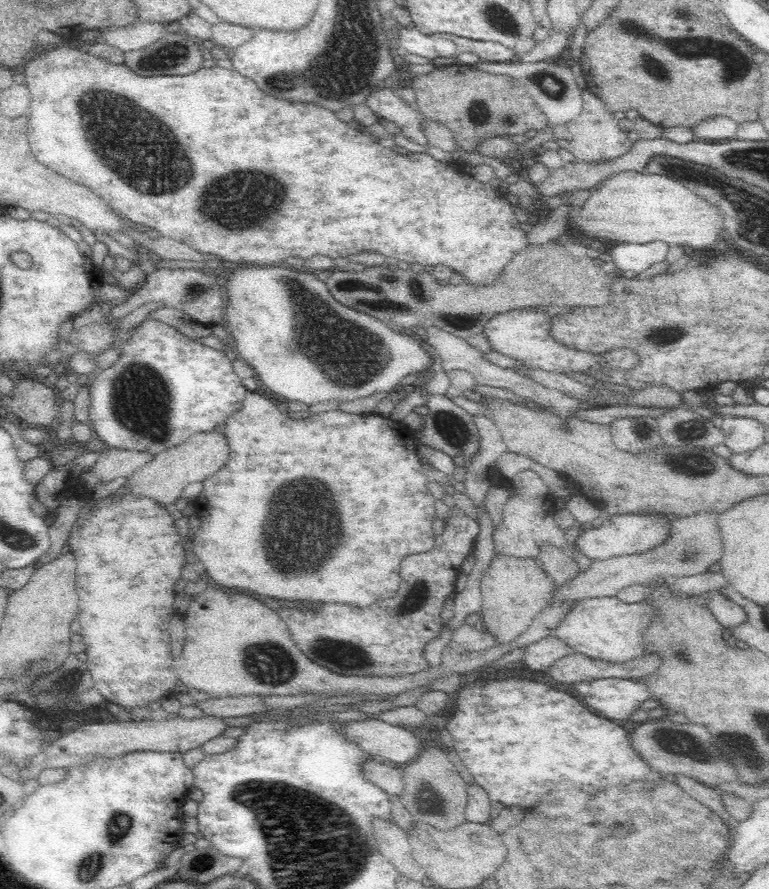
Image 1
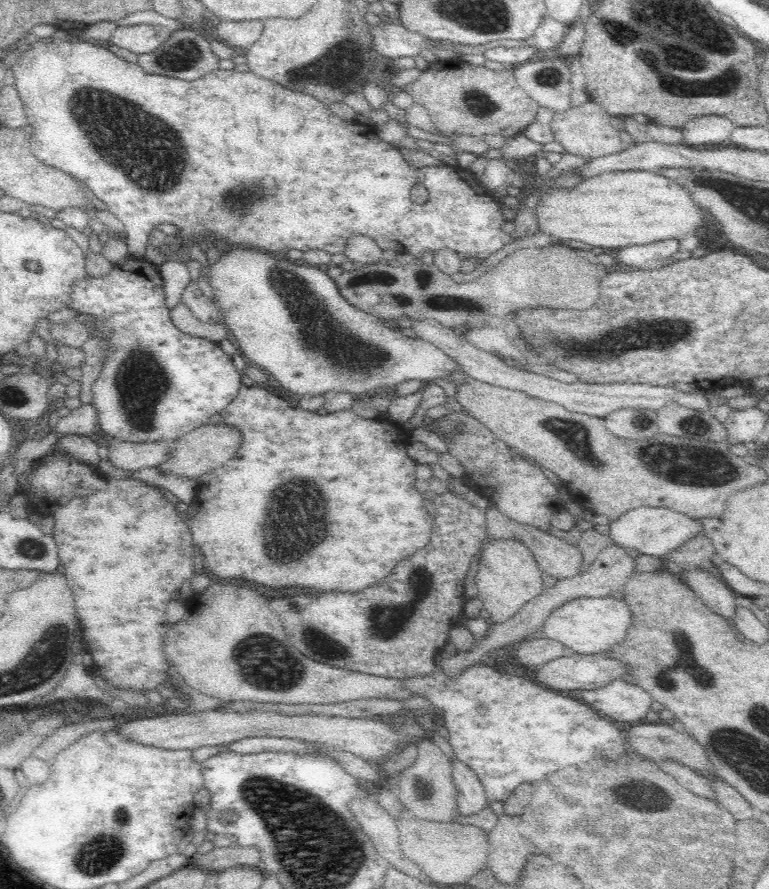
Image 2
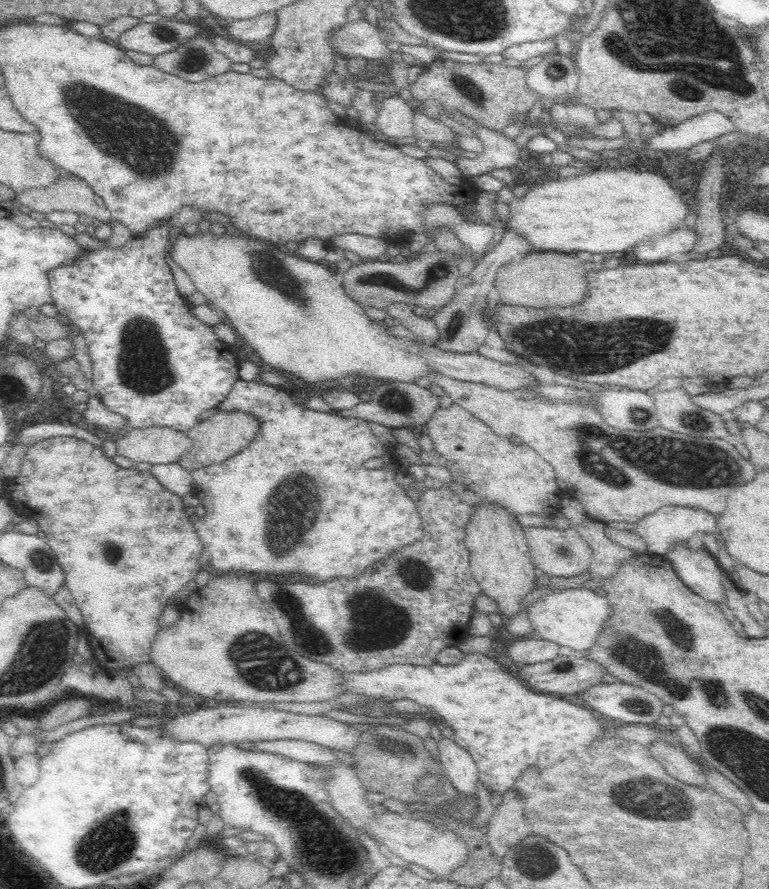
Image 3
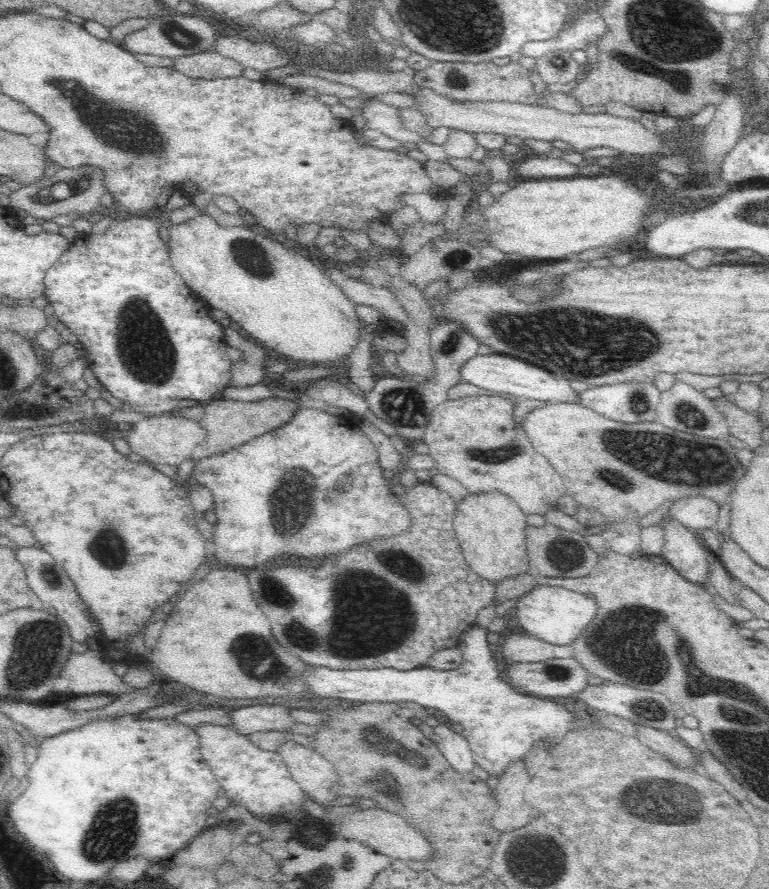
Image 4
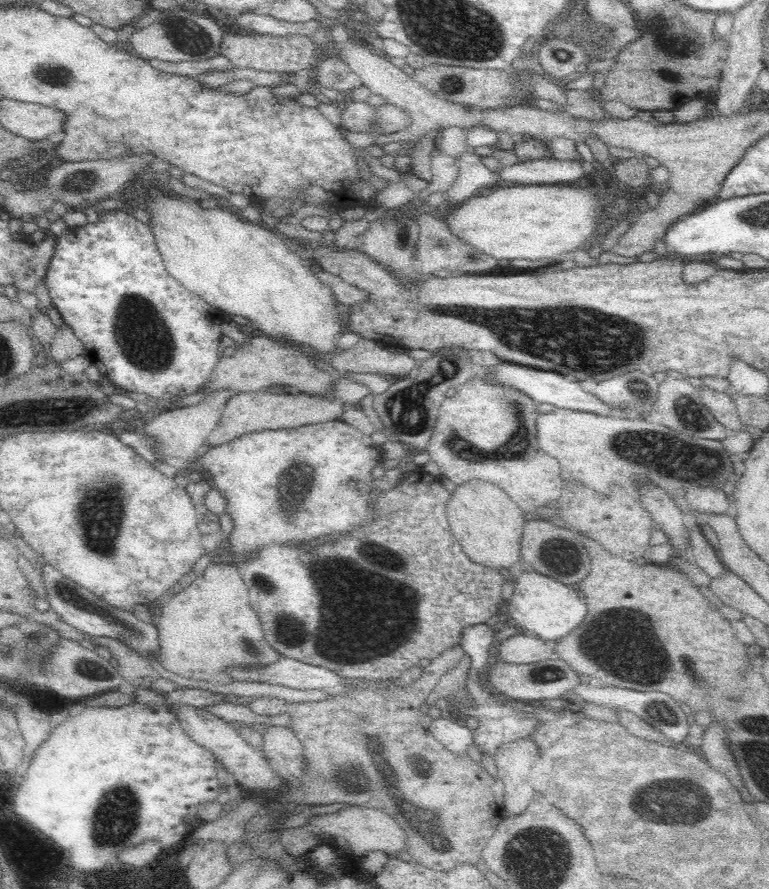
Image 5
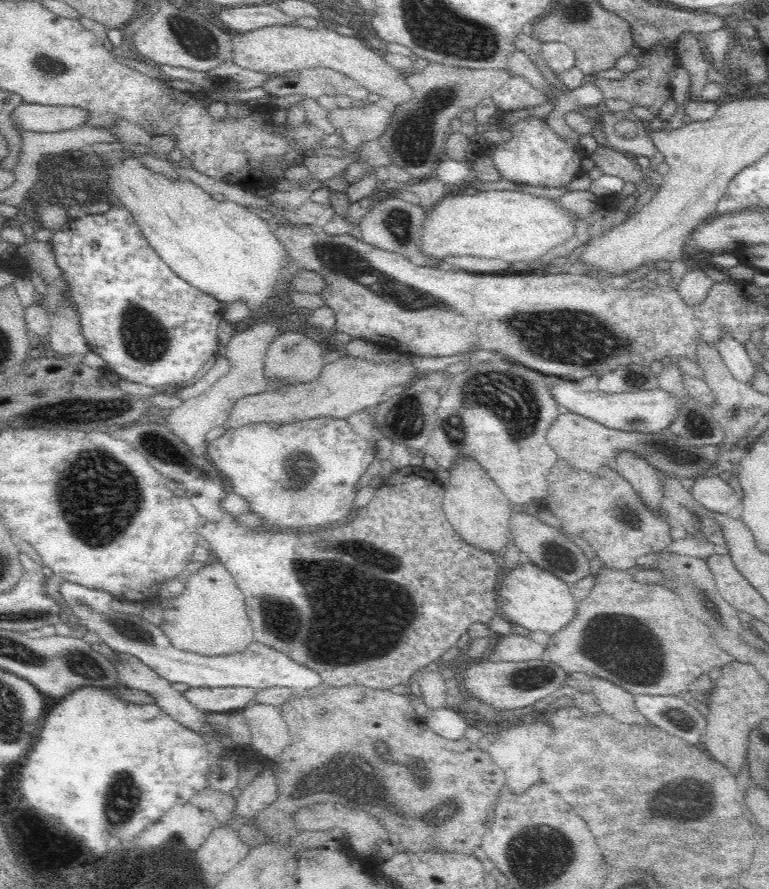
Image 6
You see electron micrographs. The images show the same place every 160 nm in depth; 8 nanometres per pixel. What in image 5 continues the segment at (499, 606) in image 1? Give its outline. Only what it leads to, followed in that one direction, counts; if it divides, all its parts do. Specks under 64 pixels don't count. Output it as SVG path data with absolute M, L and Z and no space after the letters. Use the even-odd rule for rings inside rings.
M479 480L456 486L448 502L448 520L454 536L472 562L495 570L524 566L521 538L526 518L523 510L500 487Z

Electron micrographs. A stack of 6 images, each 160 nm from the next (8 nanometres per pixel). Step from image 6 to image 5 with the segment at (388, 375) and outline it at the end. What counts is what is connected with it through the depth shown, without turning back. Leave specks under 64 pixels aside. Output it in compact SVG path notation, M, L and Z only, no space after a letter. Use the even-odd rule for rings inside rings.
M340 375L335 380L333 386L333 399L326 399L320 395L308 395L306 393L297 396L287 393L270 393L267 390L252 392L237 392L226 400L222 412L220 412L220 420L214 431L205 438L205 442L209 447L226 444L244 434L252 434L252 432L262 432L268 430L277 430L284 428L299 428L306 424L322 423L330 420L337 420L343 411L350 404L357 404L369 393L368 387L362 383L348 379Z

